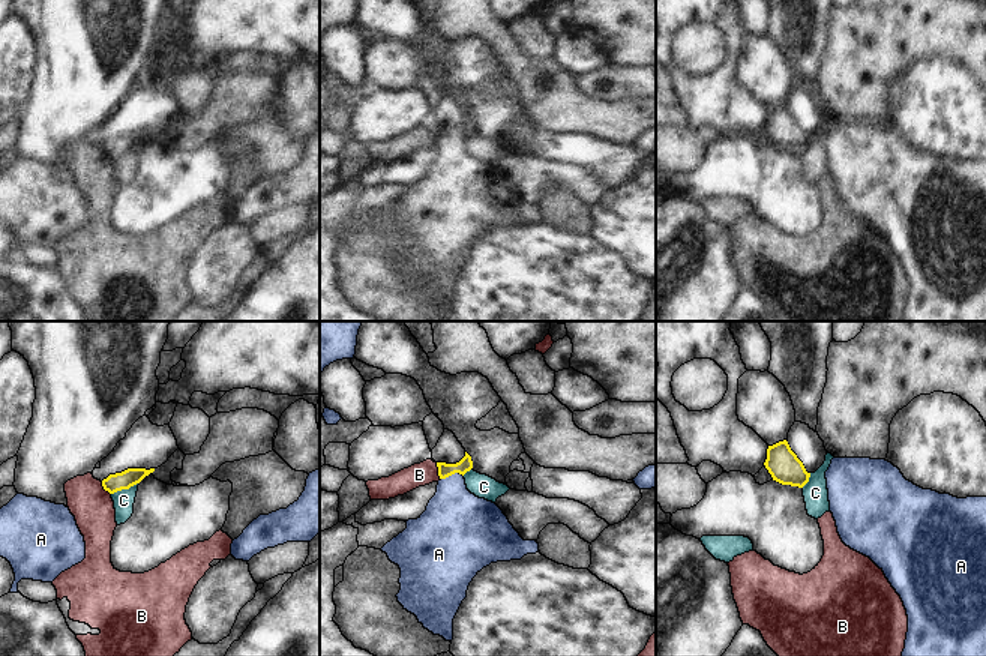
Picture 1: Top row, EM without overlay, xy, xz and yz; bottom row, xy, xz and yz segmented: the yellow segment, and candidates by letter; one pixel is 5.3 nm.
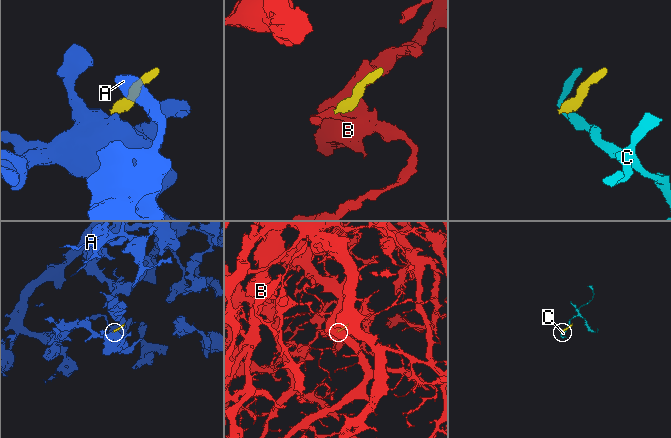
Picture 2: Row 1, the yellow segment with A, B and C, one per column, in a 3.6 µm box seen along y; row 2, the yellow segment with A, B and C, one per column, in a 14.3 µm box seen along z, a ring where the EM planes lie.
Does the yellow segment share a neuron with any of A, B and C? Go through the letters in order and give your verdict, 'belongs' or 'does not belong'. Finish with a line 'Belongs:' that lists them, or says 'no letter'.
A: belongs
B: does not belong
C: does not belong
Belongs: A

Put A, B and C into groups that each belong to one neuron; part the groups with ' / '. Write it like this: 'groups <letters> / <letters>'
groups A / B / C

